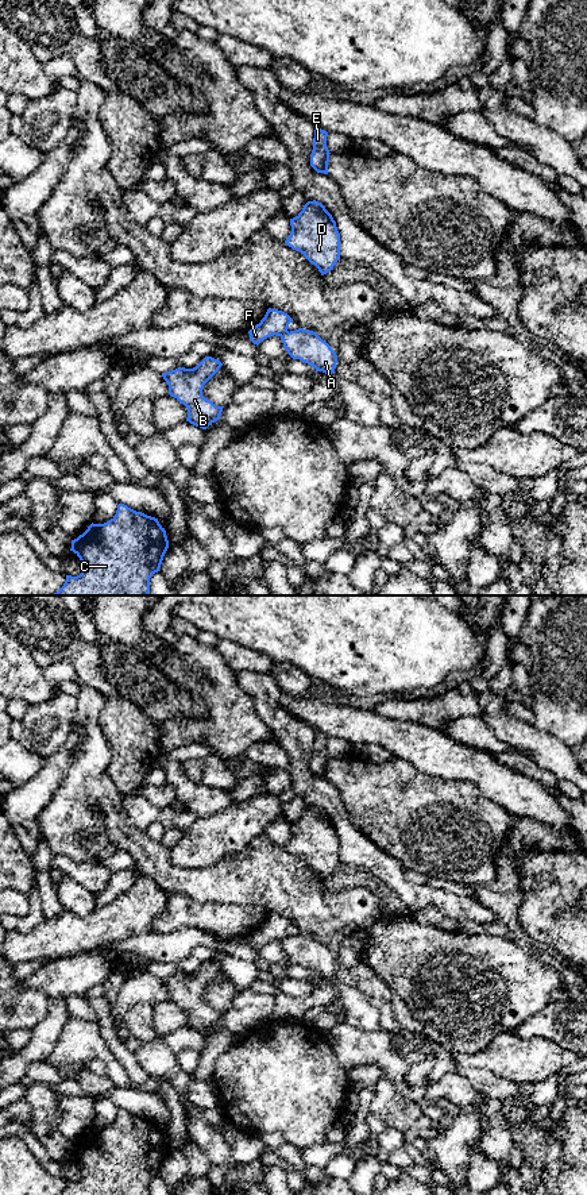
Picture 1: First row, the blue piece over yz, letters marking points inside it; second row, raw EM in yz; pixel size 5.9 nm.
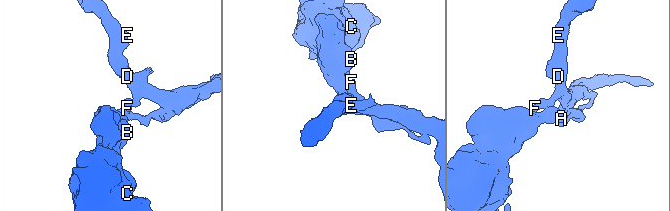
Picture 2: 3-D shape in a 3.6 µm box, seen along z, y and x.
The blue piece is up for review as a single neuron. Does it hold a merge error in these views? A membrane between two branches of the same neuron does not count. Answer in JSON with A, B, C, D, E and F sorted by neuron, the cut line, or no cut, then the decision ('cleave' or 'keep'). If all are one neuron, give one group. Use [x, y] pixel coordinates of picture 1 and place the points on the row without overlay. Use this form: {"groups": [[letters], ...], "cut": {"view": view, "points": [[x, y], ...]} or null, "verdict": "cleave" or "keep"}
{"groups": [["A", "B", "C"], ["D", "E", "F"]], "cut": {"view": "yz", "points": [[288, 936], [281, 941]]}, "verdict": "cleave"}

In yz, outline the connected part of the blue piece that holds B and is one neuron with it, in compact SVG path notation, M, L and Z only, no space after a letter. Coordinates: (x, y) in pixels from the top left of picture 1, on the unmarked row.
M205 961L193 974L179 972L162 979L169 990L169 999L188 1013L186 1026L202 1034L217 1026L224 1013L202 1001L204 990L221 971L220 965Z

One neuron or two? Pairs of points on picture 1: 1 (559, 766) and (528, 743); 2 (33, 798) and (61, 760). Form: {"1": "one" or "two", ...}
{"1": "one", "2": "one"}

